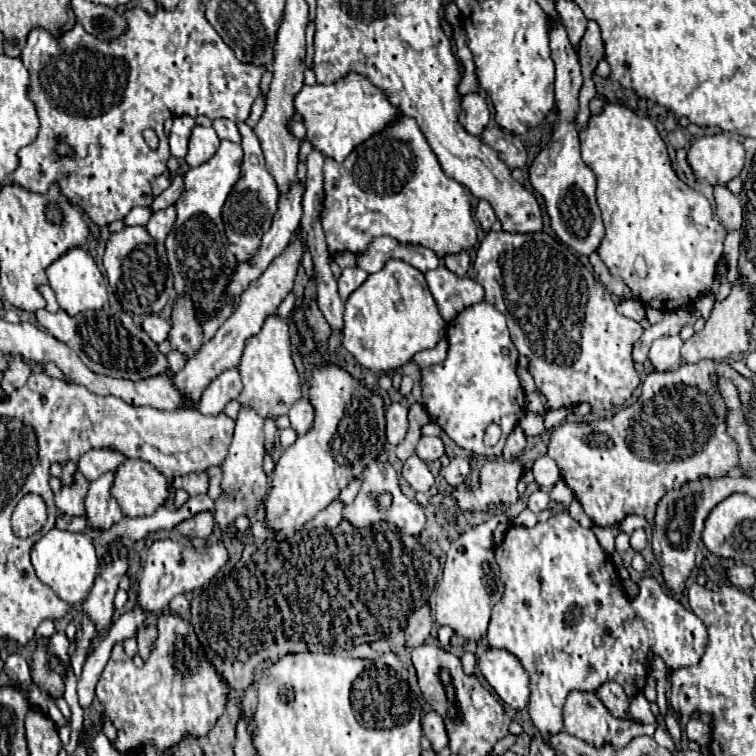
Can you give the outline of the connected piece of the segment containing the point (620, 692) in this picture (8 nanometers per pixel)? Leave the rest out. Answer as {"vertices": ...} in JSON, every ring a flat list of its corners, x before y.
{"vertices":[[604,683,598,693,600,701,606,705,606,709,618,717,618,719,632,719,628,709,630,709,630,699,626,697,624,689,618,685,618,683]]}

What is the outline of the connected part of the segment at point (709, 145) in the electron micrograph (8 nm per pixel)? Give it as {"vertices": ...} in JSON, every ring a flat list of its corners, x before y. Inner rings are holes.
{"vertices":[[726,133,700,137,690,145,688,163,696,177,706,177,710,185,728,185,744,167,744,147]]}

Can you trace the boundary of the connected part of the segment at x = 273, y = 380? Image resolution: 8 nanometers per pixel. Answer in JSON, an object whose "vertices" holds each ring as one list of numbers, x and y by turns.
{"vertices":[[276,313,270,315,270,319,266,319,262,331,258,335,254,335,254,339,250,339,250,343,246,343,238,369,242,373,242,383,244,383,244,389,238,397,240,405,252,407,264,419,276,419,280,415,286,415,286,411,292,407,292,403,302,397,300,375,292,361,290,331,288,331,286,321,278,319]]}

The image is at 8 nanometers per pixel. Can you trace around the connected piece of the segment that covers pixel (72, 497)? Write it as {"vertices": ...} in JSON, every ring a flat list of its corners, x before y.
{"vertices":[[76,471,74,473,74,483,72,485,62,485,60,493,54,495,56,509,64,515,84,517,86,515,86,507,84,507,86,491,88,491,88,479,80,471]]}

